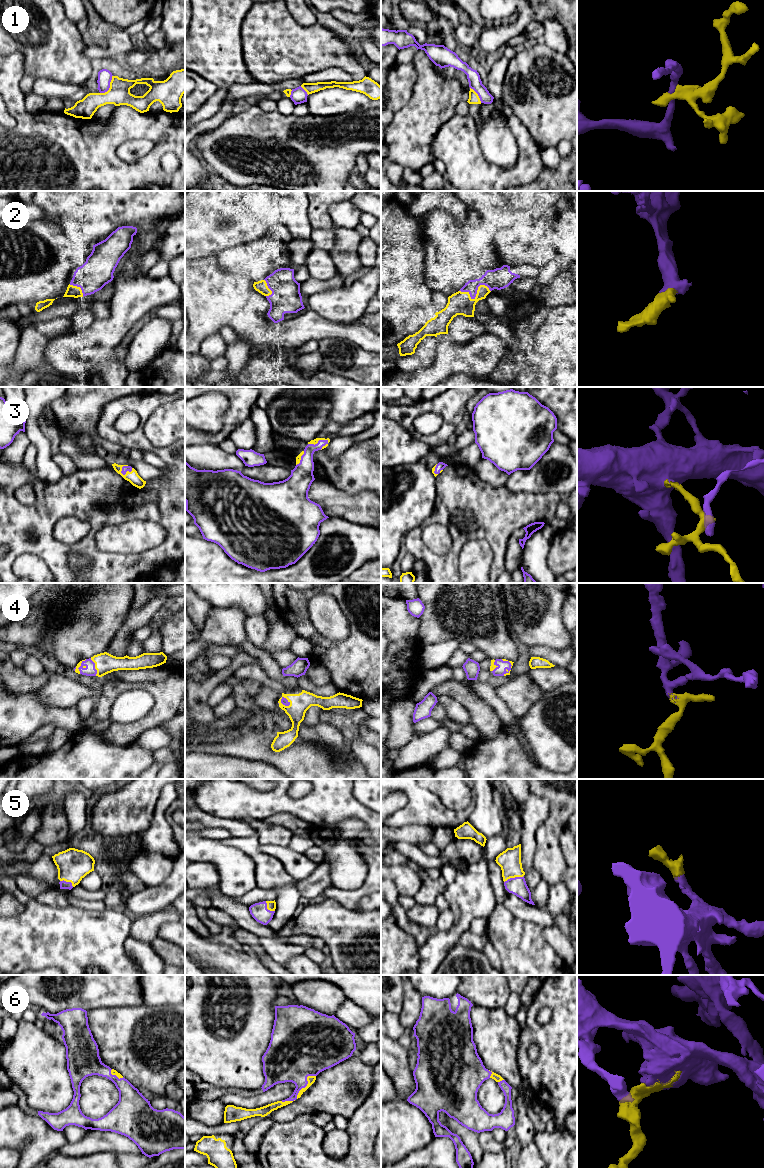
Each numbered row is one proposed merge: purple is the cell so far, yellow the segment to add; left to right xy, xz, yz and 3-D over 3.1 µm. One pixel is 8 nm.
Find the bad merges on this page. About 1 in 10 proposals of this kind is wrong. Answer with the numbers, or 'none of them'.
1

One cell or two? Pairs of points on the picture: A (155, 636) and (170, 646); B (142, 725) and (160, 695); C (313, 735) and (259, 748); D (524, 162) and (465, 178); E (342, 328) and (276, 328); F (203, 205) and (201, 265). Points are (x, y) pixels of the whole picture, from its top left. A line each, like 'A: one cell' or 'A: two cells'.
A: two cells
B: one cell
C: two cells
D: one cell
E: one cell
F: two cells

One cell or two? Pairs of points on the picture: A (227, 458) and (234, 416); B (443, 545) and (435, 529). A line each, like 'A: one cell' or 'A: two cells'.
A: two cells
B: one cell

